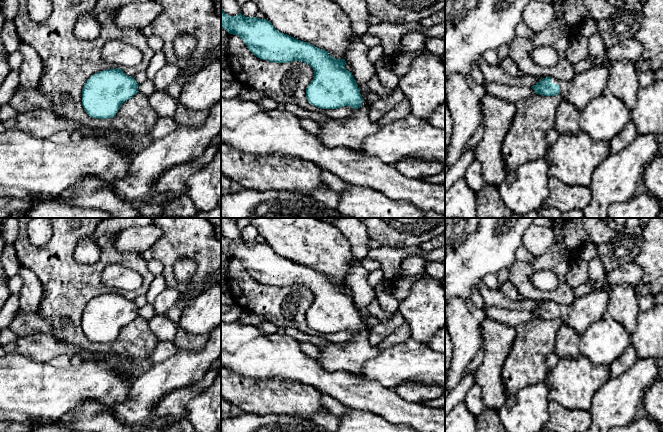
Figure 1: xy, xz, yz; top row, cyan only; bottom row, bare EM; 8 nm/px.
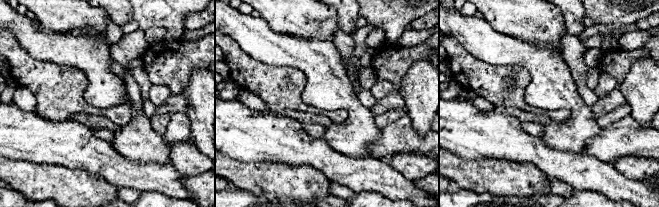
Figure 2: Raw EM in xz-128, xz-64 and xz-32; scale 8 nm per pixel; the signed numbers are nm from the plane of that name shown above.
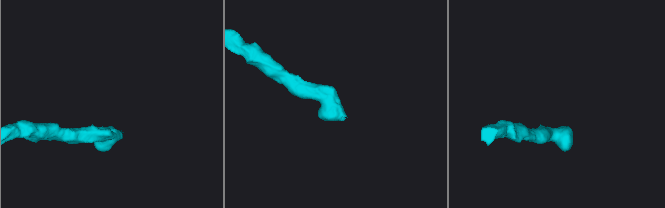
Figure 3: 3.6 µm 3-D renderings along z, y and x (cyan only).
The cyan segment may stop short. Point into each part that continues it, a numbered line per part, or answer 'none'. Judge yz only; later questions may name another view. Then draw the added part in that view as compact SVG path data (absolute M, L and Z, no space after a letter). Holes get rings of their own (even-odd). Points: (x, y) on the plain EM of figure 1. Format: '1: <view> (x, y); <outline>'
1: yz (584, 310); M604 287L600 290L592 290L583 296L575 297L570 304L561 305L552 302L552 307L558 308L563 322L580 335L592 322L604 316L608 303L609 294L607 287Z

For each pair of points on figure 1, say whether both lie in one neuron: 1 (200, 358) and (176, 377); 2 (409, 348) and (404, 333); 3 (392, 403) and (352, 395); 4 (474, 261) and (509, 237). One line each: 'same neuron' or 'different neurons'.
1: same neuron
2: different neurons
3: same neuron
4: same neuron

